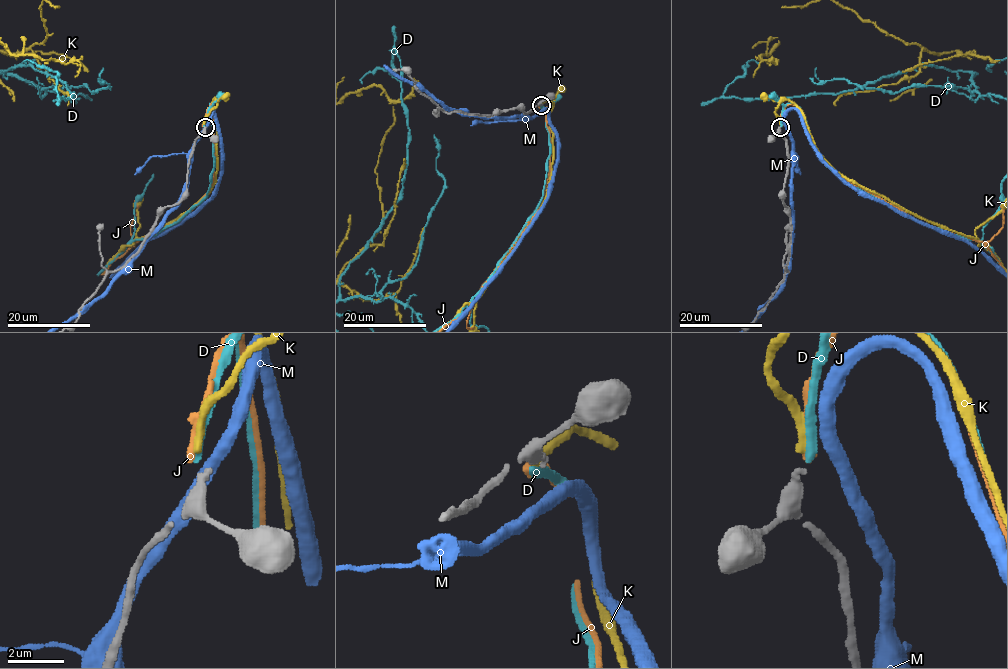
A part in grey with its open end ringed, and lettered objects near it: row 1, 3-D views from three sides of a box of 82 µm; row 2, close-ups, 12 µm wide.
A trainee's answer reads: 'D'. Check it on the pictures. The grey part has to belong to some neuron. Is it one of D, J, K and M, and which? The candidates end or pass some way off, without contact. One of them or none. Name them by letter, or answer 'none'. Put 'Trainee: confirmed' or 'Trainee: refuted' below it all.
K
Trainee: refuted

